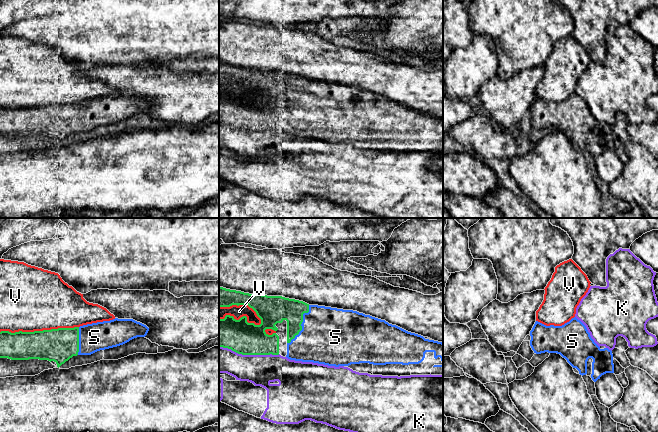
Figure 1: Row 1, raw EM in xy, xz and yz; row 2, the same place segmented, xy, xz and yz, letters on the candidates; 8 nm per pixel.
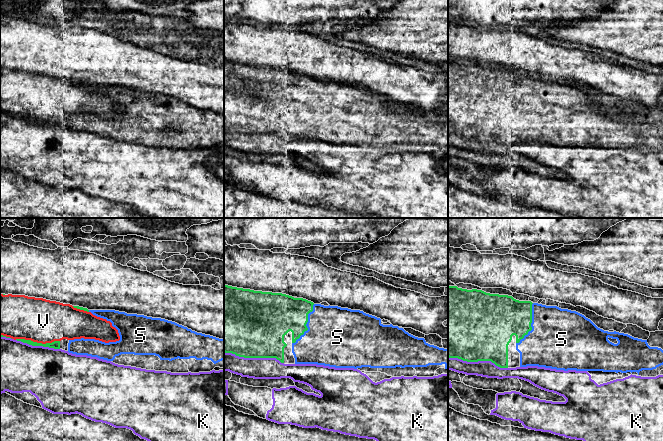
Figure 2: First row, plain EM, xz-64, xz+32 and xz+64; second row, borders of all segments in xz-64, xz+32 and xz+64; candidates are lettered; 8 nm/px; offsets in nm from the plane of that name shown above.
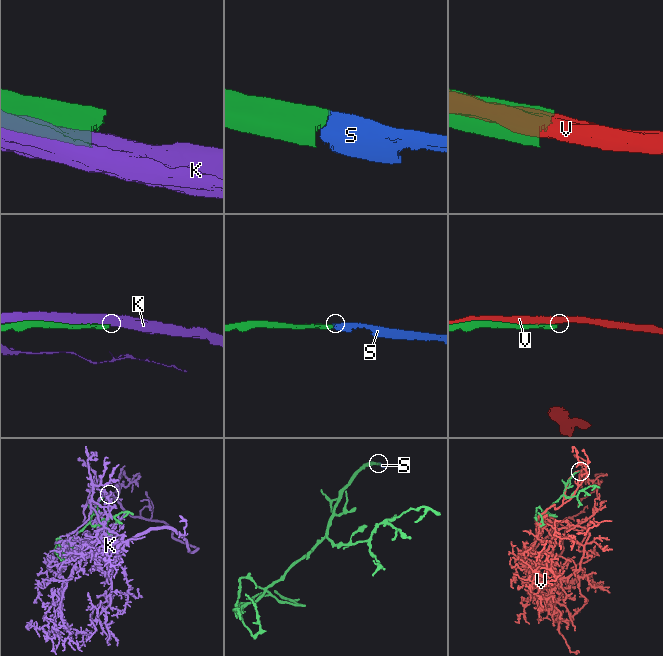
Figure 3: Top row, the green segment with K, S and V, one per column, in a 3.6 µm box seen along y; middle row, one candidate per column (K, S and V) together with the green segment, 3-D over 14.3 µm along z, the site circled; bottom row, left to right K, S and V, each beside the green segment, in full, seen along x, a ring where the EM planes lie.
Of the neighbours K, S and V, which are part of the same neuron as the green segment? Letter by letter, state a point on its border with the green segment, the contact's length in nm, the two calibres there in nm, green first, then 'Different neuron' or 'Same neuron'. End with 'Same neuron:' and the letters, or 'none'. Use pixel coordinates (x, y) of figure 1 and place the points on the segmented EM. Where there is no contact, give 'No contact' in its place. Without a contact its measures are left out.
K: Touches green at xz (249, 354). Shared border 500 nm. Thickness 260 nm (green) against 240 nm. Different neuron
S: Touches green at xz (301, 323). Shared border 360 nm. Thickness 220 nm (green) against 460 nm. Same neuron
V: Touches green at xz (243, 304). Shared border 380 nm. Thickness 240 nm (green) against 100 nm. Different neuron
Same neuron: S

